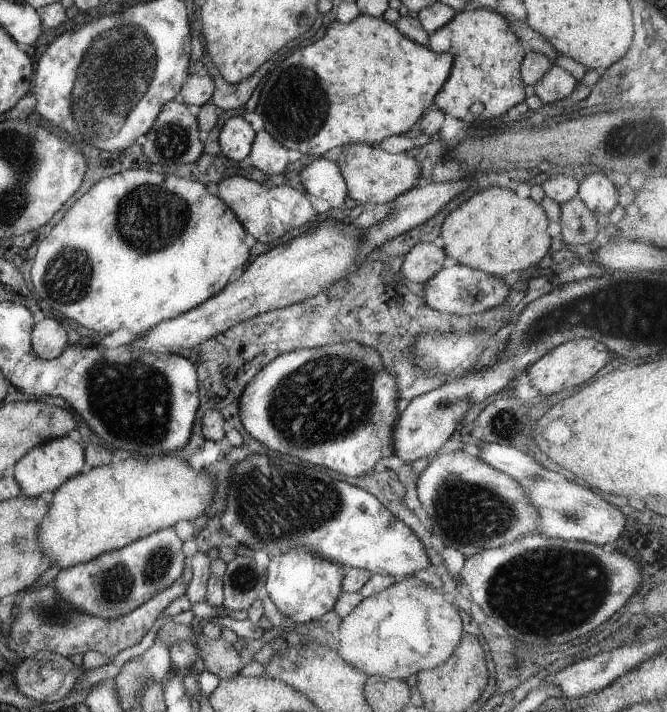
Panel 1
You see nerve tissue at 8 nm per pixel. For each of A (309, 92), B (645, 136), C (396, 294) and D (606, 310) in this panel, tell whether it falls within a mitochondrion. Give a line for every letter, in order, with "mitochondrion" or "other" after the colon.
A: mitochondrion
B: mitochondrion
C: other
D: mitochondrion

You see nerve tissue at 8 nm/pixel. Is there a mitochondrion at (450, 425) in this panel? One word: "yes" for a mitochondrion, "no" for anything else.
no

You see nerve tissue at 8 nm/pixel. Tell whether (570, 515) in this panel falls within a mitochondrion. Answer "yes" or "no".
yes

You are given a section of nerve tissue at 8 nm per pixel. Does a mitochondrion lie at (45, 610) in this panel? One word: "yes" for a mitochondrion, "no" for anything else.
yes

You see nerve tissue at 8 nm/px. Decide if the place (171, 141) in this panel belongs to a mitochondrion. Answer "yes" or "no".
yes

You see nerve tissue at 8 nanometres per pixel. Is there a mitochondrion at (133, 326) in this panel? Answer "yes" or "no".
no

